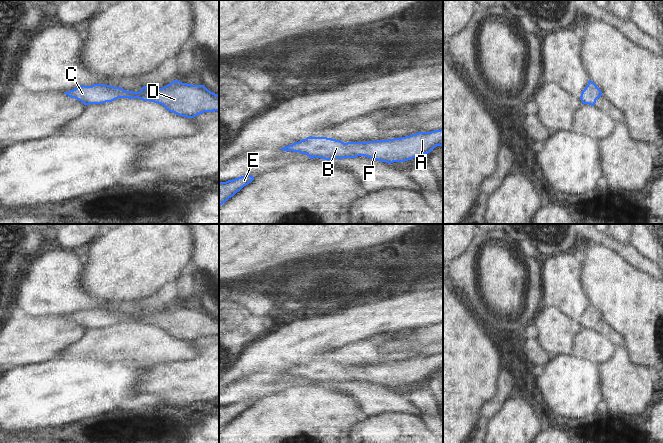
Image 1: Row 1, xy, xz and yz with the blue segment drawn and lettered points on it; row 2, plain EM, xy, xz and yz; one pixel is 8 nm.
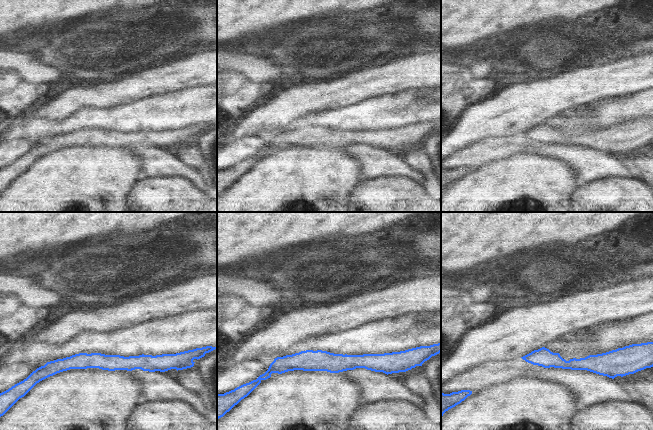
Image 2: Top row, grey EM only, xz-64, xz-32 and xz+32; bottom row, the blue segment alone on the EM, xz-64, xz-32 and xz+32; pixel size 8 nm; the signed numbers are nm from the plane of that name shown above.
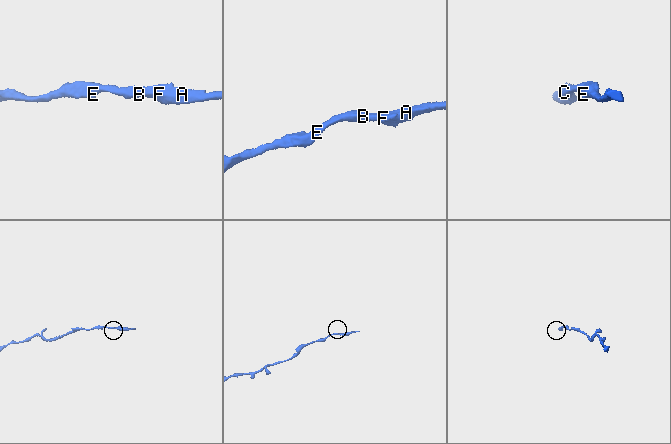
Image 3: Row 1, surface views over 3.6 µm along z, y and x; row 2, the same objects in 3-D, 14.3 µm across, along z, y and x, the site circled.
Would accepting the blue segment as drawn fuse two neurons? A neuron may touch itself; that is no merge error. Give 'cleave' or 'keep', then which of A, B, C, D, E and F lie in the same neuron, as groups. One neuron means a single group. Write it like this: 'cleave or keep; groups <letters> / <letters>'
keep; groups A B C D E F

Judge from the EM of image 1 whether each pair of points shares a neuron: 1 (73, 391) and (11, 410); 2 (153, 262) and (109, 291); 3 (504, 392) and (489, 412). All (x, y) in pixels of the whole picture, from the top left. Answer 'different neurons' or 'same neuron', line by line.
1: same neuron
2: same neuron
3: same neuron

